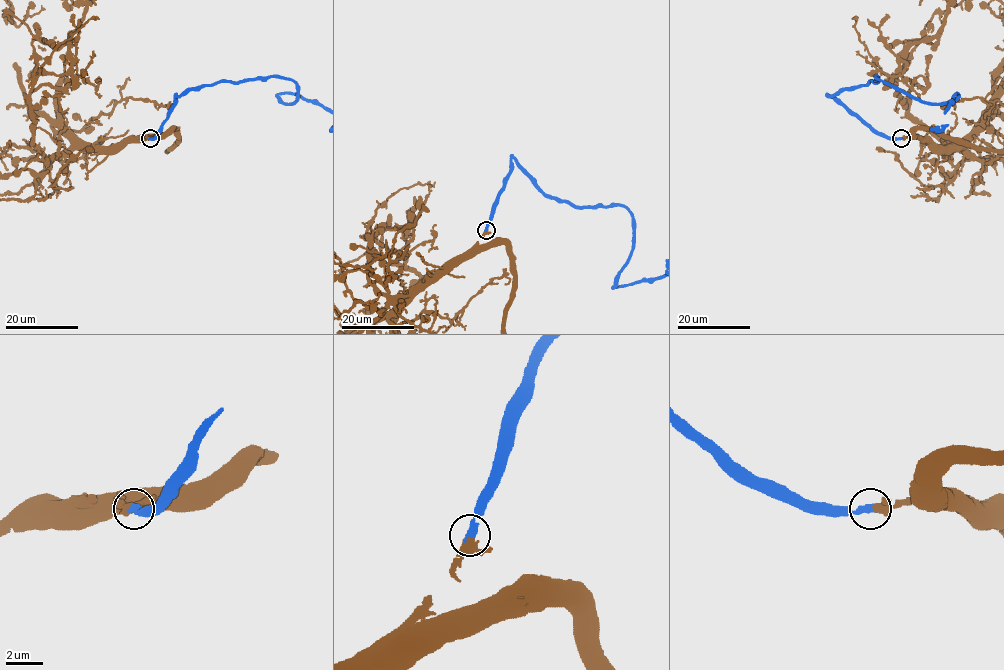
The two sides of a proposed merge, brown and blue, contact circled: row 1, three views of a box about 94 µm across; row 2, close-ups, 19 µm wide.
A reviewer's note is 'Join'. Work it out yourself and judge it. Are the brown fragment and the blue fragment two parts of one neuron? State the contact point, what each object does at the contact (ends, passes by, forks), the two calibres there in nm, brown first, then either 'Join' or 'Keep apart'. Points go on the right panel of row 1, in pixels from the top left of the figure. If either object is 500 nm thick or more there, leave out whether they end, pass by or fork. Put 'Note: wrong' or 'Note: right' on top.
Note: right
Place: (901, 138). At the ring brown forks. At the ring blue ends. Thickness 280 nm (brown) against 400 nm. Join

